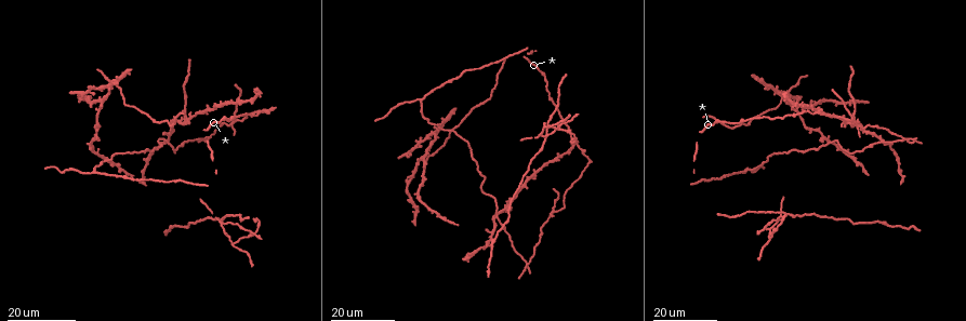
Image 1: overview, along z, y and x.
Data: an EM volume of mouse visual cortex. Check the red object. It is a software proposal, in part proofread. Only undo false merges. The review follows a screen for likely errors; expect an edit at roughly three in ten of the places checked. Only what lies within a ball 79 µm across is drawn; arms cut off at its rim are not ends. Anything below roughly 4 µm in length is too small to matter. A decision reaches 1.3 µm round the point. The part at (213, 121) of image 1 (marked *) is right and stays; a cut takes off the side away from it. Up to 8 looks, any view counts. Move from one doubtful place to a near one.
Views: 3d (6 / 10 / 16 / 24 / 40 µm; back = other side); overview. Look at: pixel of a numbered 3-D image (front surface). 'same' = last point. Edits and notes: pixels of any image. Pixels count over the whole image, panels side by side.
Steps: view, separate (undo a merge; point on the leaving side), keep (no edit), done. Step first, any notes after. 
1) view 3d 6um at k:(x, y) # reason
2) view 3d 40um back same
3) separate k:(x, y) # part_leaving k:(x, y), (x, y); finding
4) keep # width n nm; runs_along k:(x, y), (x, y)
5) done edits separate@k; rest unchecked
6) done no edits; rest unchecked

view 3d 24um at 1:(505, 207) # three-way junction

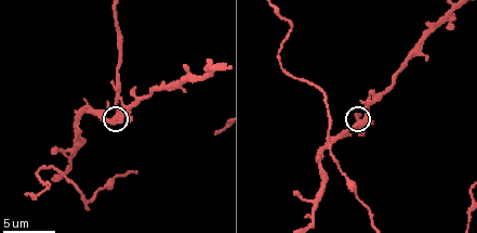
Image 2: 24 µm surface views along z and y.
view 3d 6um at 2:(120, 113) # closer look

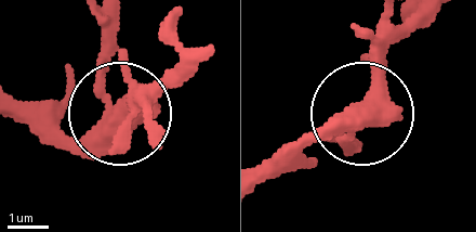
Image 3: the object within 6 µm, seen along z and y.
view 3d 6um back at 3:(119, 109)

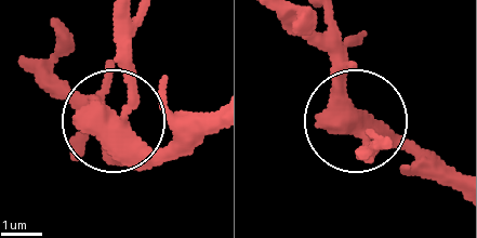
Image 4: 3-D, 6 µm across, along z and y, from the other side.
separate 4:(118, 44) # width 490 nm; part_leaving 4:(127, 101), (127, 22); two neurons meet here

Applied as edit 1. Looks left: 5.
view overview # redraw

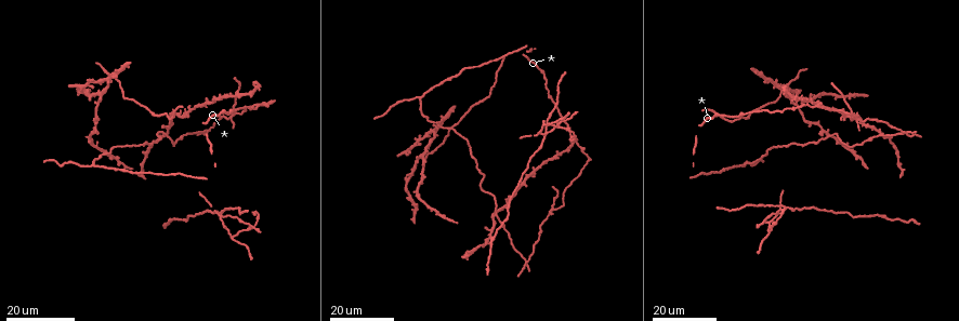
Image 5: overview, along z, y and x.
view 3d 24um at 5:(230, 96)

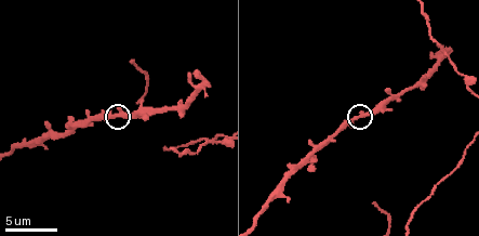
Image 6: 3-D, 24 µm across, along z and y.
view 3d 10um at 6:(114, 116) # zoom in

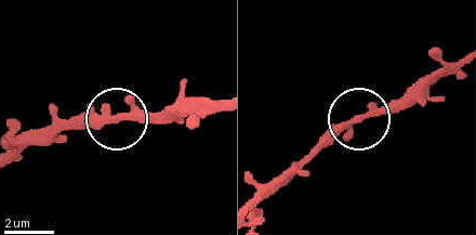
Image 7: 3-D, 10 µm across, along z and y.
view 3d 6um at 7:(120, 119)

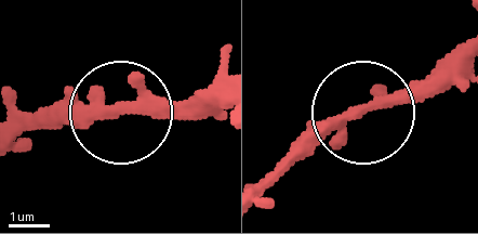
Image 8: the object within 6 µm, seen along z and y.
keep # arms 3; continuous, no second neuron

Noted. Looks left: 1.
done edits separate@4; rest unchecked

